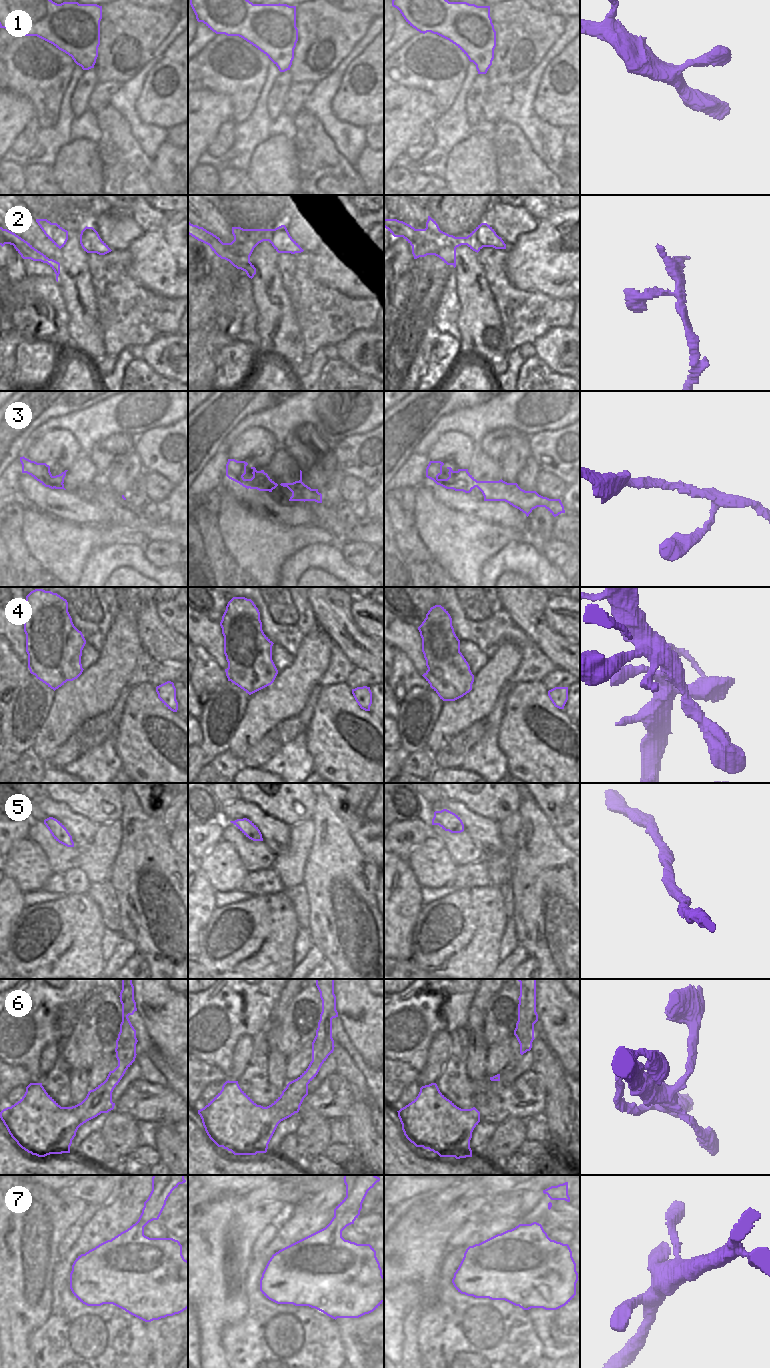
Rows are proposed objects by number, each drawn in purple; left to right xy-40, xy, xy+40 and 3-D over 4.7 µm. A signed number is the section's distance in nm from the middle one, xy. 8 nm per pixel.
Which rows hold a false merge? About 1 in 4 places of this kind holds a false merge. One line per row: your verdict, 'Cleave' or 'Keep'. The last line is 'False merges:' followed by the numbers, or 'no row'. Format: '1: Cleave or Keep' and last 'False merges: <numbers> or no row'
1: Keep
2: Keep
3: Keep
4: Keep
5: Keep
6: Keep
7: Keep
False merges: no row.

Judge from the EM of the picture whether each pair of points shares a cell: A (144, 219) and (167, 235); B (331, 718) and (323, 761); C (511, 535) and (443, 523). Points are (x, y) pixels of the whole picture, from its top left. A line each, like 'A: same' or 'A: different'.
A: different
B: same
C: same

